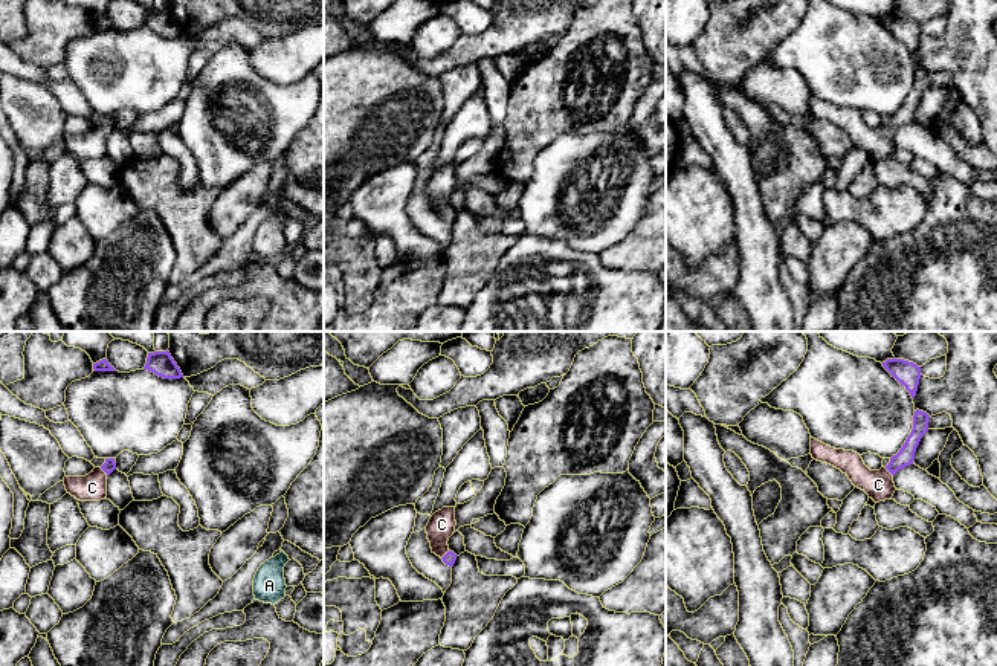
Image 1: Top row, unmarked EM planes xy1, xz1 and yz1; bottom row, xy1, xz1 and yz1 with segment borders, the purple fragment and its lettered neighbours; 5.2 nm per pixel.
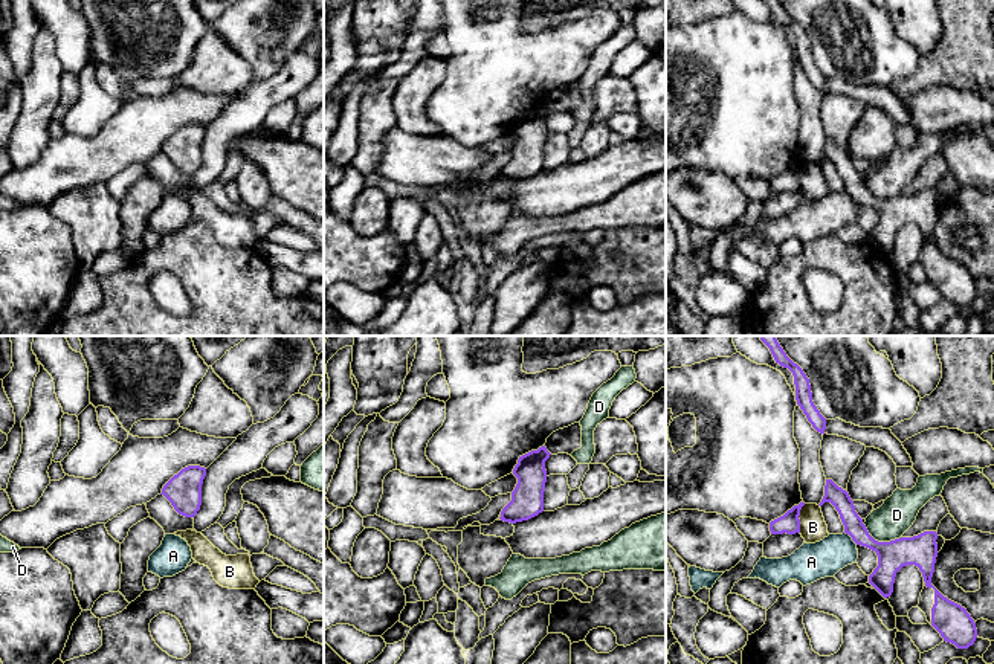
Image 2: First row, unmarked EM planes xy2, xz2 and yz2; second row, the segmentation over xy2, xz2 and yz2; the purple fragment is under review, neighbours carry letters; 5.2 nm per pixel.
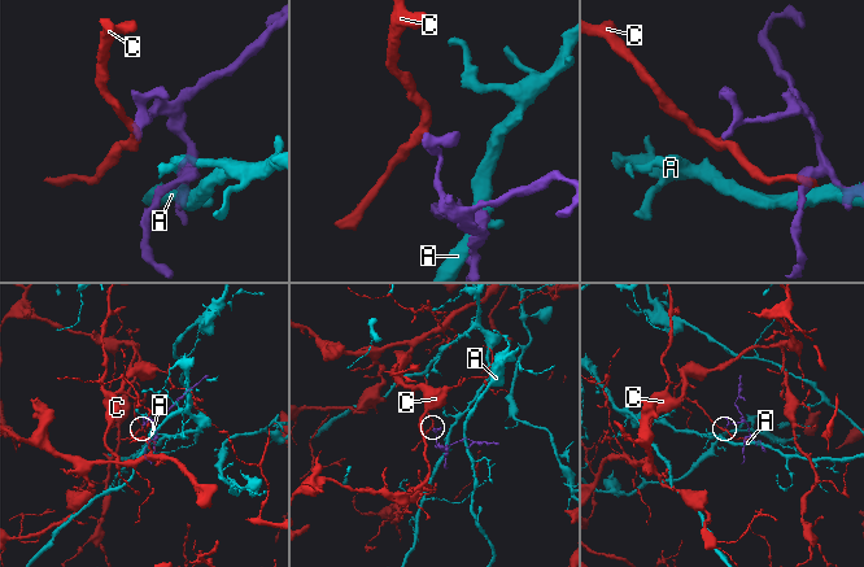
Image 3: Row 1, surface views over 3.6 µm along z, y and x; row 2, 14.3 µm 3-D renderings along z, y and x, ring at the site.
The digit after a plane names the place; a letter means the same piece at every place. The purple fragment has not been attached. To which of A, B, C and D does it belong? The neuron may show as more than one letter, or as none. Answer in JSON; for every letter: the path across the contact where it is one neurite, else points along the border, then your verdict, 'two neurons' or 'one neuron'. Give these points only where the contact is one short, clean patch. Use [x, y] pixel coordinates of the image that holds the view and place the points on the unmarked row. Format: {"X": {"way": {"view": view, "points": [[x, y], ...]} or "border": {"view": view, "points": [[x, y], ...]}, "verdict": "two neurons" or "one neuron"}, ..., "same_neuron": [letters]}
{"A": {"border": {"view": "yz2", "points": [[845, 190], [857, 202]]}, "verdict": "two neurons"}, "B": {"border": {"view": "yz2", "points": [[805, 162], [799, 171], [799, 190]]}, "verdict": "two neurons"}, "C": {"way": {"view": "xz1", "points": [[449, 216], [445, 213], [442, 182]]}, "verdict": "one neuron"}, "D": {"border": {"view": "yz2", "points": [[863, 182], [878, 199], [901, 196]]}, "verdict": "two neurons"}, "same_neuron": ["C"]}

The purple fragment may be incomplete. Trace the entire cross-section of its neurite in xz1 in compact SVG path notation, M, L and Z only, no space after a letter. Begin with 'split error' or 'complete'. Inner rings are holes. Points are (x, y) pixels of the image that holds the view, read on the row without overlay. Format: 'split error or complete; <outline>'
split error; M443 165L441 168L435 170L426 183L432 211L440 214L449 225L453 225L457 218L457 212L450 209L447 203L449 196L455 189L455 183L455 165Z

